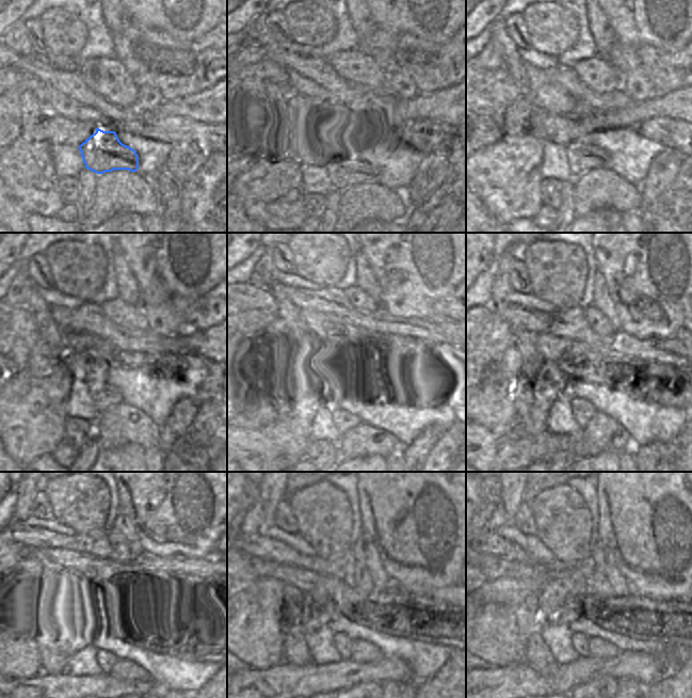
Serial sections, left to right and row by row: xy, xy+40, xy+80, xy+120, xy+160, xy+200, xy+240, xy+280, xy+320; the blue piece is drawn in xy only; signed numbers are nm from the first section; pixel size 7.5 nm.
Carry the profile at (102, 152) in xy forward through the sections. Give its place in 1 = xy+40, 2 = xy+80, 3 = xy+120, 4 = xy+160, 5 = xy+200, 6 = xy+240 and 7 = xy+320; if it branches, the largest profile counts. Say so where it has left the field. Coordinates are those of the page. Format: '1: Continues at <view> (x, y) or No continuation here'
1: Continues at xy+40 (343, 156)
2: Continues at xy+80 (581, 156)
3: Continues at xy+120 (105, 396)
4: Continues at xy+160 (344, 421)
5: Continues at xy+200 (582, 418)
6: Continues at xy+240 (105, 657)
7: Continues at xy+320 (580, 643)

